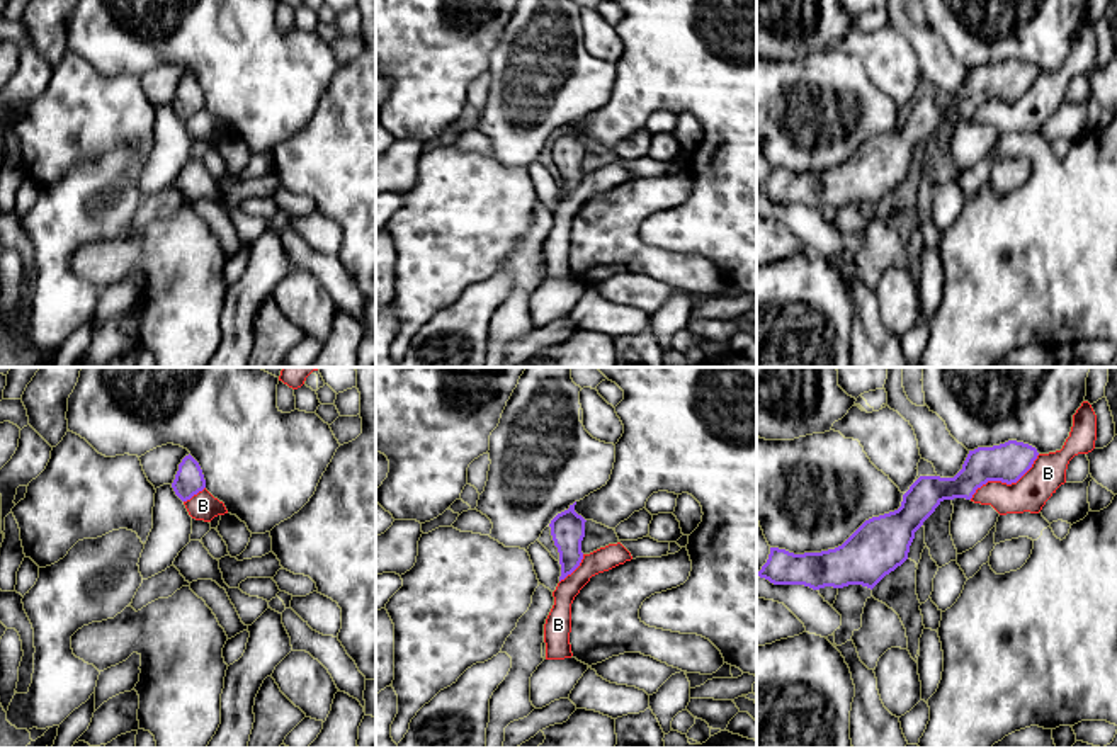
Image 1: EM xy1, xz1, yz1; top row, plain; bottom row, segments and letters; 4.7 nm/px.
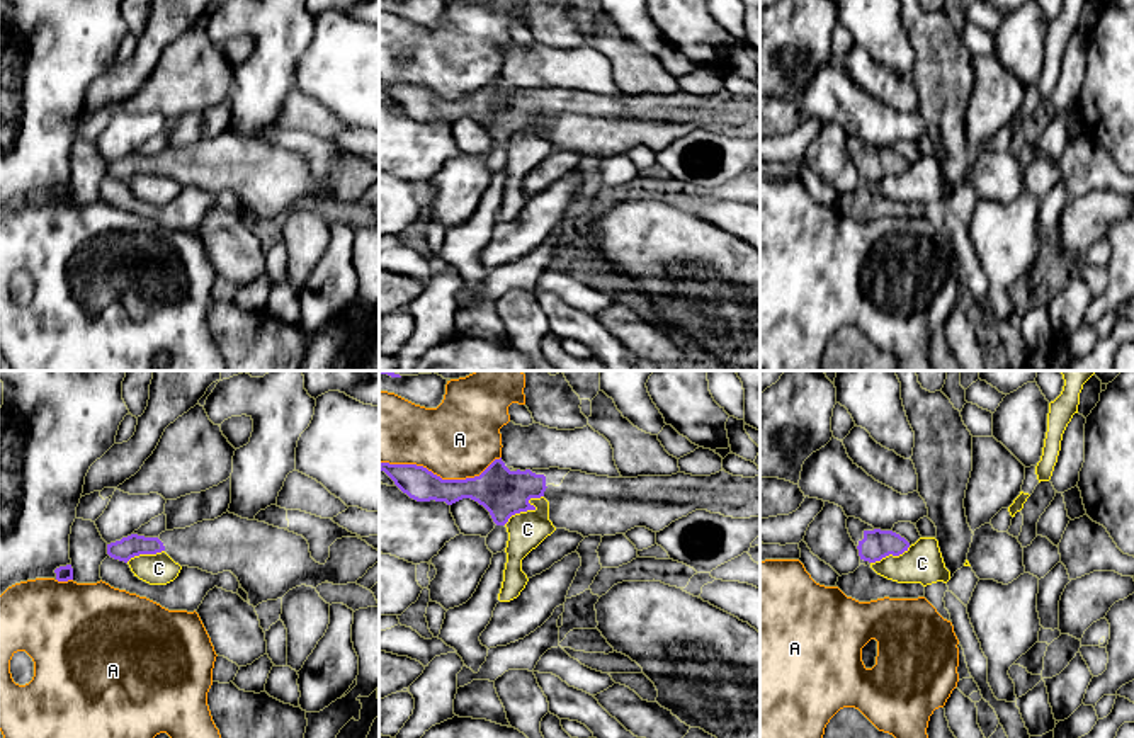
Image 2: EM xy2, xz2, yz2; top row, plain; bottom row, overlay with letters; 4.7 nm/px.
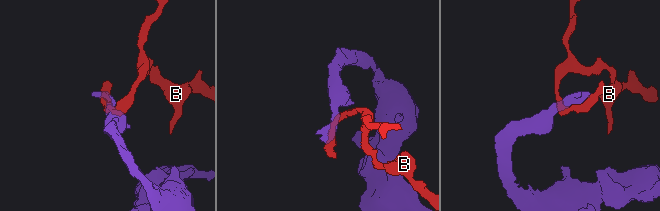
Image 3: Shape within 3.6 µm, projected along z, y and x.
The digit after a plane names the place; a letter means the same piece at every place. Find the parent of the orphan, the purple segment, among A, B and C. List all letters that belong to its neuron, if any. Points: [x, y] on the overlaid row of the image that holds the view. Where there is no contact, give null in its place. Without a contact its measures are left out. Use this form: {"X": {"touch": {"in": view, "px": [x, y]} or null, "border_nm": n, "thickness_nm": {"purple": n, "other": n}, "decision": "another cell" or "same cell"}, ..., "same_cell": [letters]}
{"A": {"touch": {"in": "xz2", "px": [439, 476]}, "border_nm": 600, "thickness_nm": {"purple": 170, "other": 380}, "decision": "another cell"}, "B": {"touch": {"in": "yz1", "px": [1005, 481]}, "border_nm": 400, "thickness_nm": {"purple": 190, "other": 170}, "decision": "another cell"}, "C": {"touch": {"in": "xz2", "px": [529, 509]}, "border_nm": 240, "thickness_nm": {"purple": 220, "other": 180}, "decision": "another cell"}, "same_cell": []}

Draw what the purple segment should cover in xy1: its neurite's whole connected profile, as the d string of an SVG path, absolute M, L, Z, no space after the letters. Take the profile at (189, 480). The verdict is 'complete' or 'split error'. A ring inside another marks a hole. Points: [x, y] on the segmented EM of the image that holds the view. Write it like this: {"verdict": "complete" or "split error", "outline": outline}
{"verdict": "complete", "outline": "M189 454L179 464L179 471L172 483L175 495L187 502L206 488L206 479L199 462Z"}

